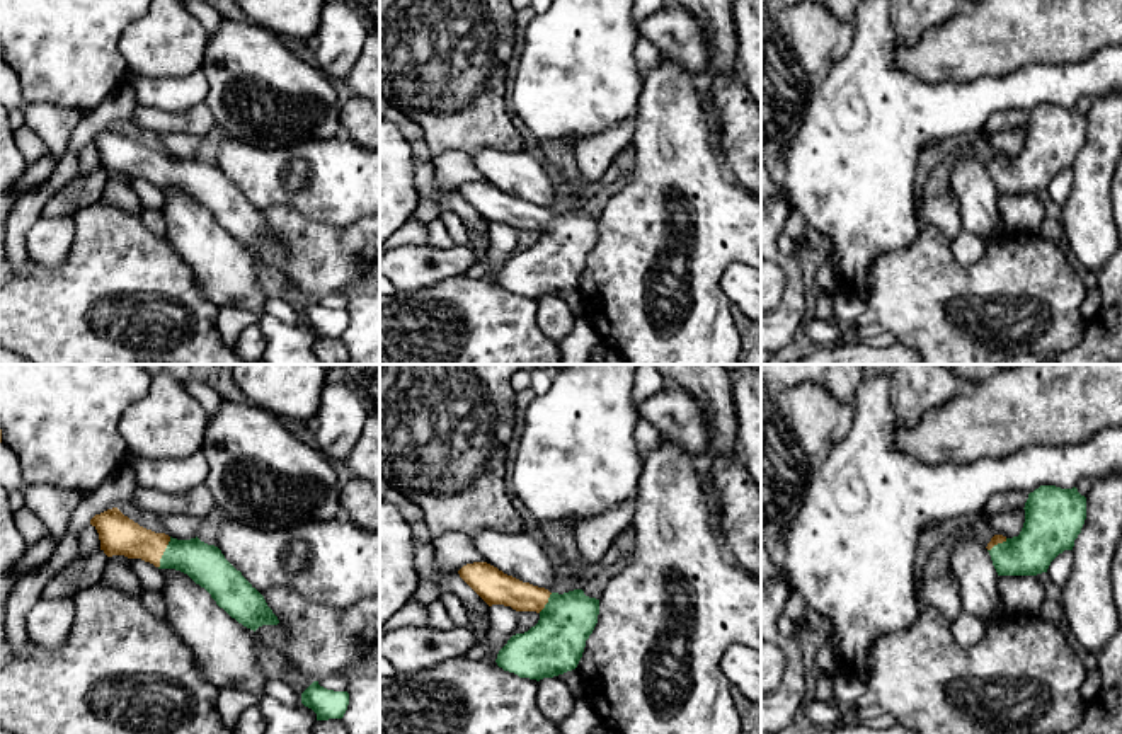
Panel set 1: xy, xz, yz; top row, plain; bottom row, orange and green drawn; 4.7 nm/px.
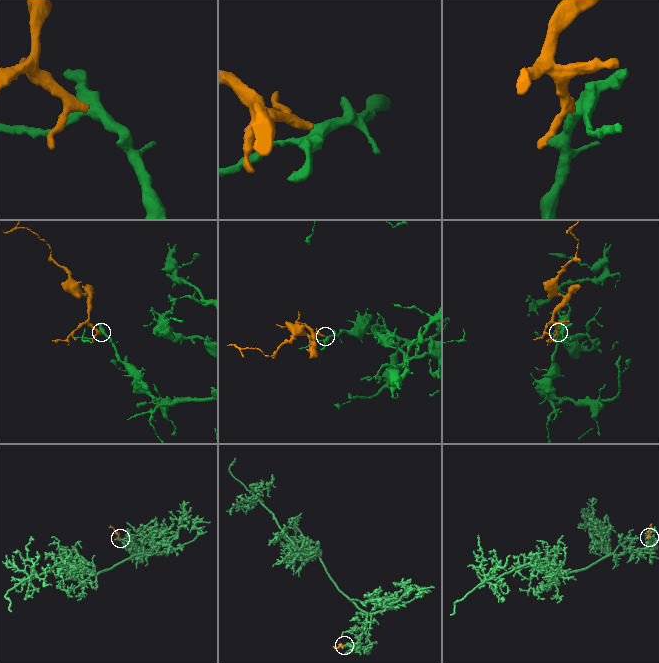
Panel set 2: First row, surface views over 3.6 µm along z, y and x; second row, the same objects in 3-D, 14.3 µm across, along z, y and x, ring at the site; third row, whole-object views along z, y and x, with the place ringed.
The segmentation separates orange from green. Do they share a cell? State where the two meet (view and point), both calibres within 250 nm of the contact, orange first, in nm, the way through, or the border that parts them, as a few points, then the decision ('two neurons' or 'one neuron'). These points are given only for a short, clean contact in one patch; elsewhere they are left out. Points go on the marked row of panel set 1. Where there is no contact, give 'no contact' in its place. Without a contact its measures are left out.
meets orange in xy at (164, 550); 190 nm thick on the orange side, 190 nm on the other; runs through xy (120, 535), (164, 550), (189, 556), (205, 564); one neuron

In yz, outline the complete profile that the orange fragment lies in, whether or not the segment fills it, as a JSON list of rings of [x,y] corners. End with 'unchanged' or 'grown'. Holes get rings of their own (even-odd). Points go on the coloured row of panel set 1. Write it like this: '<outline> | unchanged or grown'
[[[1040,485],[1028,494],[1025,502],[1025,523],[1018,536],[994,535],[987,543],[998,576],[1037,576],[1047,572],[1050,562],[1064,550],[1073,550],[1086,519],[1086,497],[1073,489]]] | grown

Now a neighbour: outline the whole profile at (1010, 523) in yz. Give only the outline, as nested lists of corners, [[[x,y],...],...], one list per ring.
[[[1025,509],[1006,511],[991,516],[991,526],[994,535],[1003,535],[1006,538],[1018,536],[1025,523]]]

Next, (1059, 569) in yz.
[[[1064,550],[1049,565],[1047,574],[1056,586],[1066,588],[1074,564],[1073,550]]]

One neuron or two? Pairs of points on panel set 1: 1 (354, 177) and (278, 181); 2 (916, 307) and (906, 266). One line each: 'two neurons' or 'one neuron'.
1: one neuron
2: one neuron

